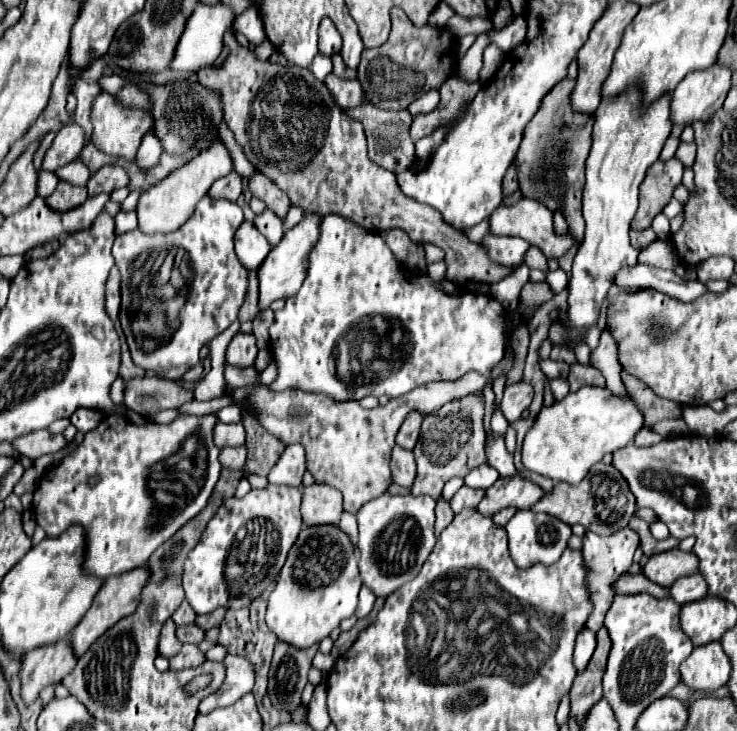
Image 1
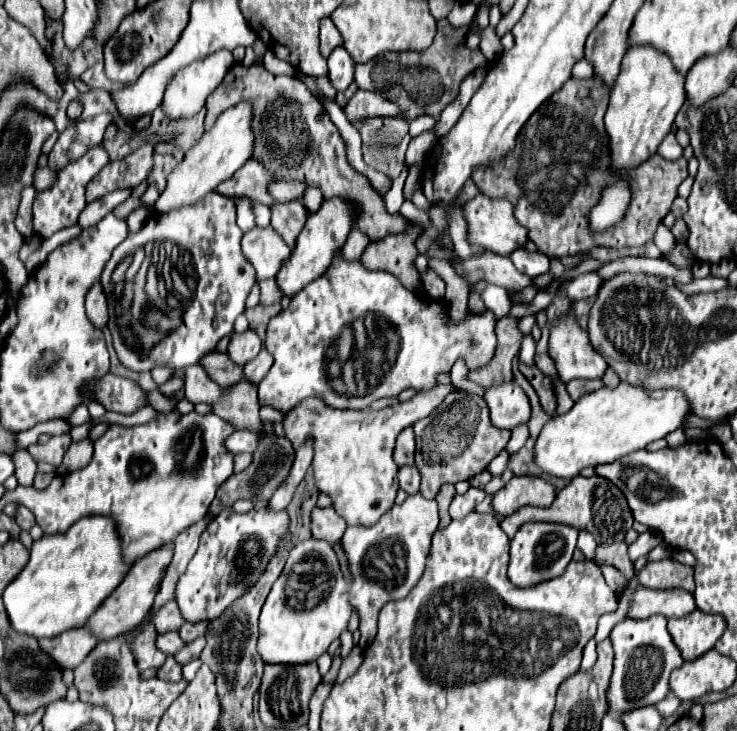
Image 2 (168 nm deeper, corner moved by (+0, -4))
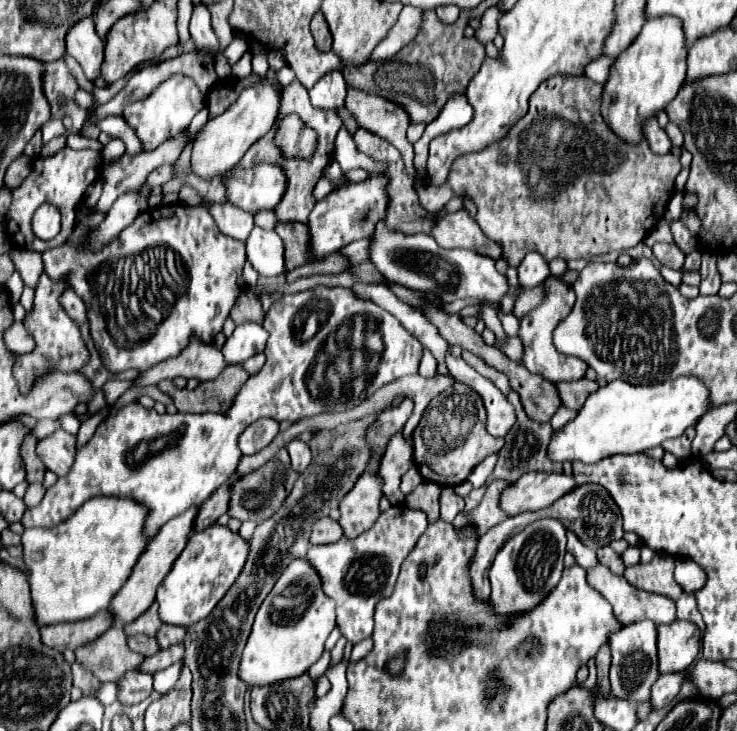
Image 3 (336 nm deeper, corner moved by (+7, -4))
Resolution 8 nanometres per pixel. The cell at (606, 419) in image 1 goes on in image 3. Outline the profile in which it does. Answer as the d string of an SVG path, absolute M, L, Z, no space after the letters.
M680 376L654 386L632 386L624 380L614 380L590 394L578 416L560 432L554 432L548 456L554 462L580 460L594 464L614 454L638 454L660 446L668 438L682 436L710 406L708 386L696 376Z

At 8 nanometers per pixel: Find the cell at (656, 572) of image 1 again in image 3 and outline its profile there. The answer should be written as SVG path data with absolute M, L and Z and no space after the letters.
M656 554L648 564L628 566L624 578L638 590L678 600L682 590L674 580L674 558L670 554Z

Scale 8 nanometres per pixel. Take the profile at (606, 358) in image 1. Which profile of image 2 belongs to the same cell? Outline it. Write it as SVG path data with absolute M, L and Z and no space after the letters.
M571 312L551 328L549 356L555 360L563 382L573 378L603 378L607 370L607 362L591 348L587 332L577 326Z

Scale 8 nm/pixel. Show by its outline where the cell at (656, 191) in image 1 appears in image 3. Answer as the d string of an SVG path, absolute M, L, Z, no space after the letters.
M554 76L550 80L546 80L544 84L540 84L540 88L532 94L530 98L530 110L524 118L520 118L508 132L508 136L500 142L494 142L492 146L488 146L484 152L478 152L478 154L464 154L460 158L454 160L452 164L452 170L448 174L448 180L444 182L444 186L436 188L436 186L428 186L424 182L416 182L416 190L418 190L418 196L420 196L420 204L430 212L430 214L436 214L444 208L444 204L454 198L454 196L460 196L460 198L470 198L476 208L478 208L478 226L480 230L490 238L490 240L496 240L496 244L500 244L504 248L502 252L502 258L508 262L508 266L518 266L520 260L524 258L524 254L528 252L538 252L544 256L546 262L554 260L554 258L562 258L562 260L588 260L592 256L602 256L602 254L610 254L610 252L622 252L622 250L628 250L632 246L636 246L638 242L644 240L644 236L648 236L648 232L662 220L664 216L664 210L668 206L668 200L672 198L674 194L674 178L678 176L680 172L680 160L672 154L664 154L664 156L658 156L654 154L650 148L648 148L648 142L644 140L644 144L628 144L624 140L620 140L610 128L608 124L604 122L602 114L600 114L600 100L602 100L602 86L588 80L586 76Z

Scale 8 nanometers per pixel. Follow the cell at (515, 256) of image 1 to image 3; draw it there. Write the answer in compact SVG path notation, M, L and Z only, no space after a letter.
M528 252L528 256L518 266L518 278L522 288L534 288L550 276L548 262L538 252Z

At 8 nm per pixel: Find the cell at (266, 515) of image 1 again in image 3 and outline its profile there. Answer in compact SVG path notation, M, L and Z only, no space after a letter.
M212 524L210 528L196 532L158 588L156 600L160 604L158 612L162 622L186 628L206 618L238 578L246 558L248 542L242 540L236 532L230 532L226 526Z

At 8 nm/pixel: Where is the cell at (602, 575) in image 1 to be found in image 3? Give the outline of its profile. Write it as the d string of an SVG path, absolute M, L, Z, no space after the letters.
M604 546L604 548L598 550L598 560L600 560L604 566L608 566L614 574L622 574L622 572L624 572L624 562L622 562L622 558L620 558L610 546Z

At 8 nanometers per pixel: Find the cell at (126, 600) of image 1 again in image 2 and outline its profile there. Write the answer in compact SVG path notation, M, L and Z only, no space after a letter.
M165 546L165 548L159 548L143 558L139 558L131 568L129 572L125 574L123 582L111 592L111 596L107 600L103 600L103 604L93 612L93 616L89 618L89 622L85 624L89 628L89 632L93 636L97 636L97 640L109 640L113 636L119 636L119 634L127 634L131 632L133 628L137 628L147 612L151 610L153 606L153 598L159 590L159 584L165 576L165 568L169 566L171 562L171 556L173 556L173 546Z

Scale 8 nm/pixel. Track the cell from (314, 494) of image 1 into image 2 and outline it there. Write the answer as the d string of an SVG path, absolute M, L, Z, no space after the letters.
M313 508L311 512L313 538L335 544L343 536L345 528L347 528L345 520L333 508Z

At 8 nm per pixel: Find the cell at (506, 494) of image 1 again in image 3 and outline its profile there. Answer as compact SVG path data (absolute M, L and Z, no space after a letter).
M526 472L518 478L516 484L508 486L502 492L500 508L508 516L516 516L520 512L544 510L560 496L572 492L576 482L566 474L548 474L548 472Z

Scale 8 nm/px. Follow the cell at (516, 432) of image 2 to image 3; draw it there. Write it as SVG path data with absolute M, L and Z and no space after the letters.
M492 454L492 456L488 456L484 462L480 462L480 464L472 470L472 474L468 476L468 480L470 480L470 484L472 484L474 488L482 488L482 486L486 484L488 476L492 474L492 470L494 470L494 466L496 466L496 460L498 460L498 454Z

